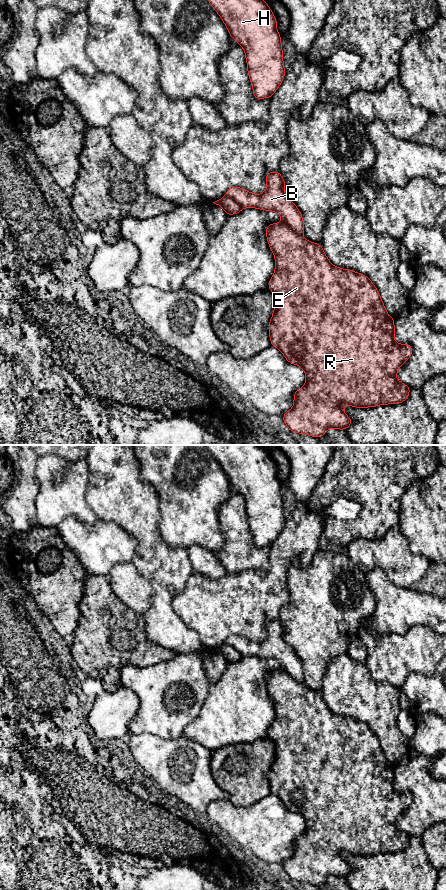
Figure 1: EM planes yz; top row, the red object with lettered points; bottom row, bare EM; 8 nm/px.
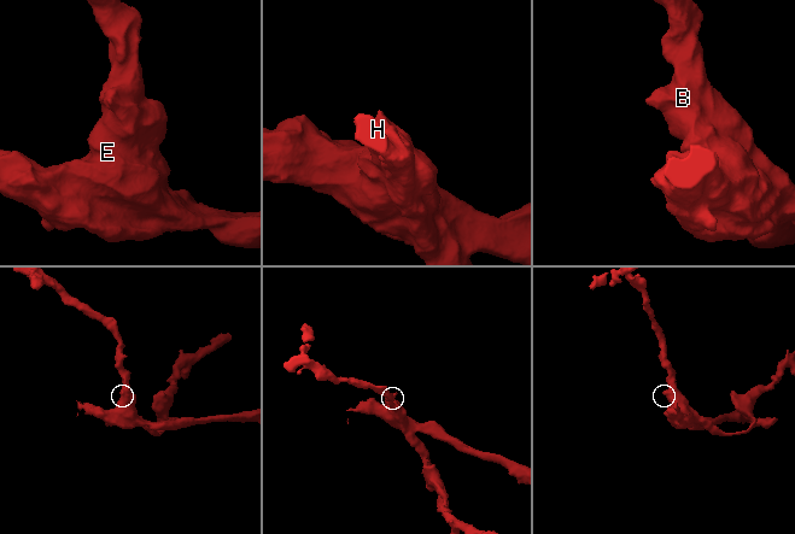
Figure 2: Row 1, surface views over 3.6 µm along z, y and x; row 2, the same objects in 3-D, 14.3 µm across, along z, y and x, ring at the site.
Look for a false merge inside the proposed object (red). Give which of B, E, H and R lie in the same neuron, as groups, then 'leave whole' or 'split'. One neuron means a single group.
groups B H / E R; split

